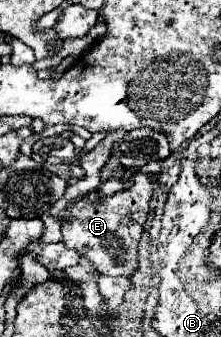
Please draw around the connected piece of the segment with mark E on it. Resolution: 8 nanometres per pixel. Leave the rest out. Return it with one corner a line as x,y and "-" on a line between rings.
136,173
130,189
104,197
102,203
96,203
100,199
96,193
82,195
74,205
68,207
68,217
62,223
64,245
86,255
104,275
130,277
138,267
138,241
142,237
142,225
148,217
150,197
156,187
158,181
154,181
150,175

